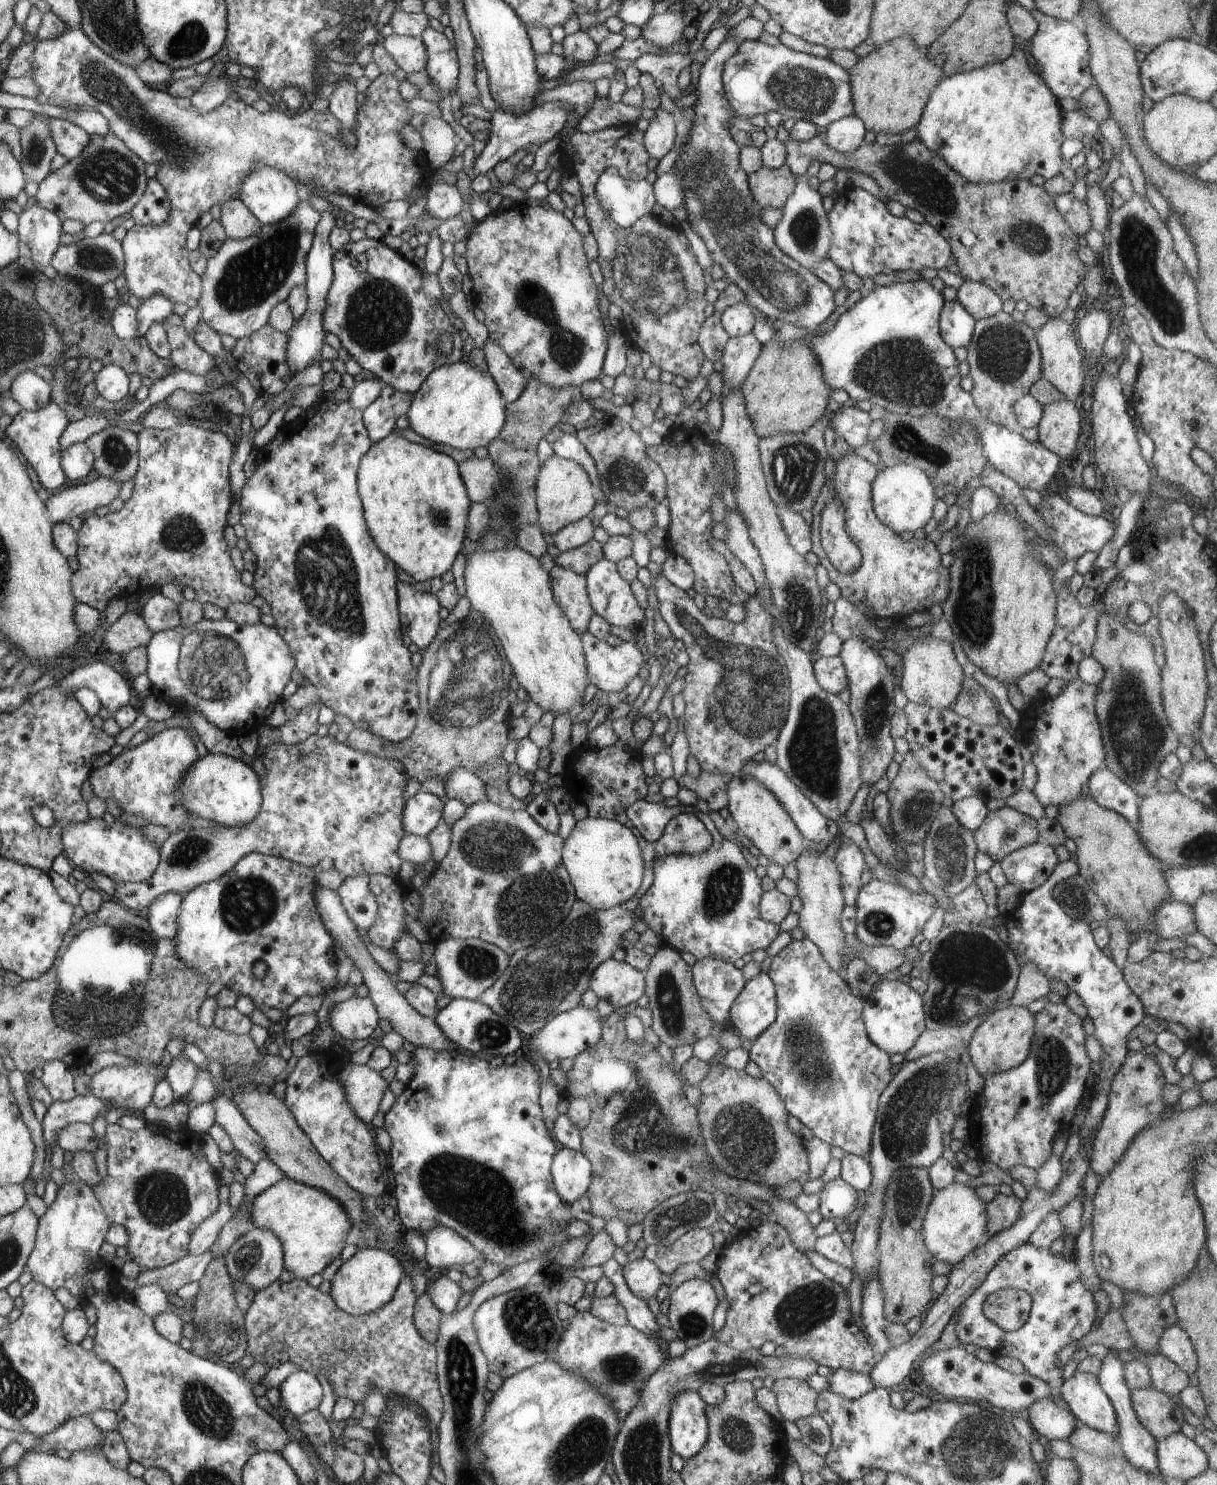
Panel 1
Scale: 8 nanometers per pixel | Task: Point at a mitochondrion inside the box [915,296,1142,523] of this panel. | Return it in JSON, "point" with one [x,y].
{"point":[1003,353]}

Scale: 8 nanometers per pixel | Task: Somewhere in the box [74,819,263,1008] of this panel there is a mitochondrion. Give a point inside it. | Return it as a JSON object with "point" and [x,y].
{"point":[194,848]}

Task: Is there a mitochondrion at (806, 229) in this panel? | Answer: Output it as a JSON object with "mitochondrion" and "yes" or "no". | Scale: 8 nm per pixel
{"mitochondrion":"yes"}

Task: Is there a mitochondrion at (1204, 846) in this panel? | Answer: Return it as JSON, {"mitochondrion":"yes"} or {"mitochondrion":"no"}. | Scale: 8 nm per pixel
{"mitochondrion":"yes"}

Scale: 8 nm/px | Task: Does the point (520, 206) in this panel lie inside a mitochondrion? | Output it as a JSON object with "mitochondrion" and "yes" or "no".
{"mitochondrion":"no"}

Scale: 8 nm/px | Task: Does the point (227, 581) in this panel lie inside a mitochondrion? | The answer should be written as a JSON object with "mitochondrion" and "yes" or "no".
{"mitochondrion":"no"}

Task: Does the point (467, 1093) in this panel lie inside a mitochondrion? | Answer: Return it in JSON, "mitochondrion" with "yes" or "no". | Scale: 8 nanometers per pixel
{"mitochondrion":"no"}

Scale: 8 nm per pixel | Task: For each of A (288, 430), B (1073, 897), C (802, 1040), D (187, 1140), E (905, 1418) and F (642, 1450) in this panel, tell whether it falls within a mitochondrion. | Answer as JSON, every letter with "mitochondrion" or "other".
{"A":"other","B":"mitochondrion","C":"mitochondrion","D":"other","E":"other","F":"mitochondrion"}

